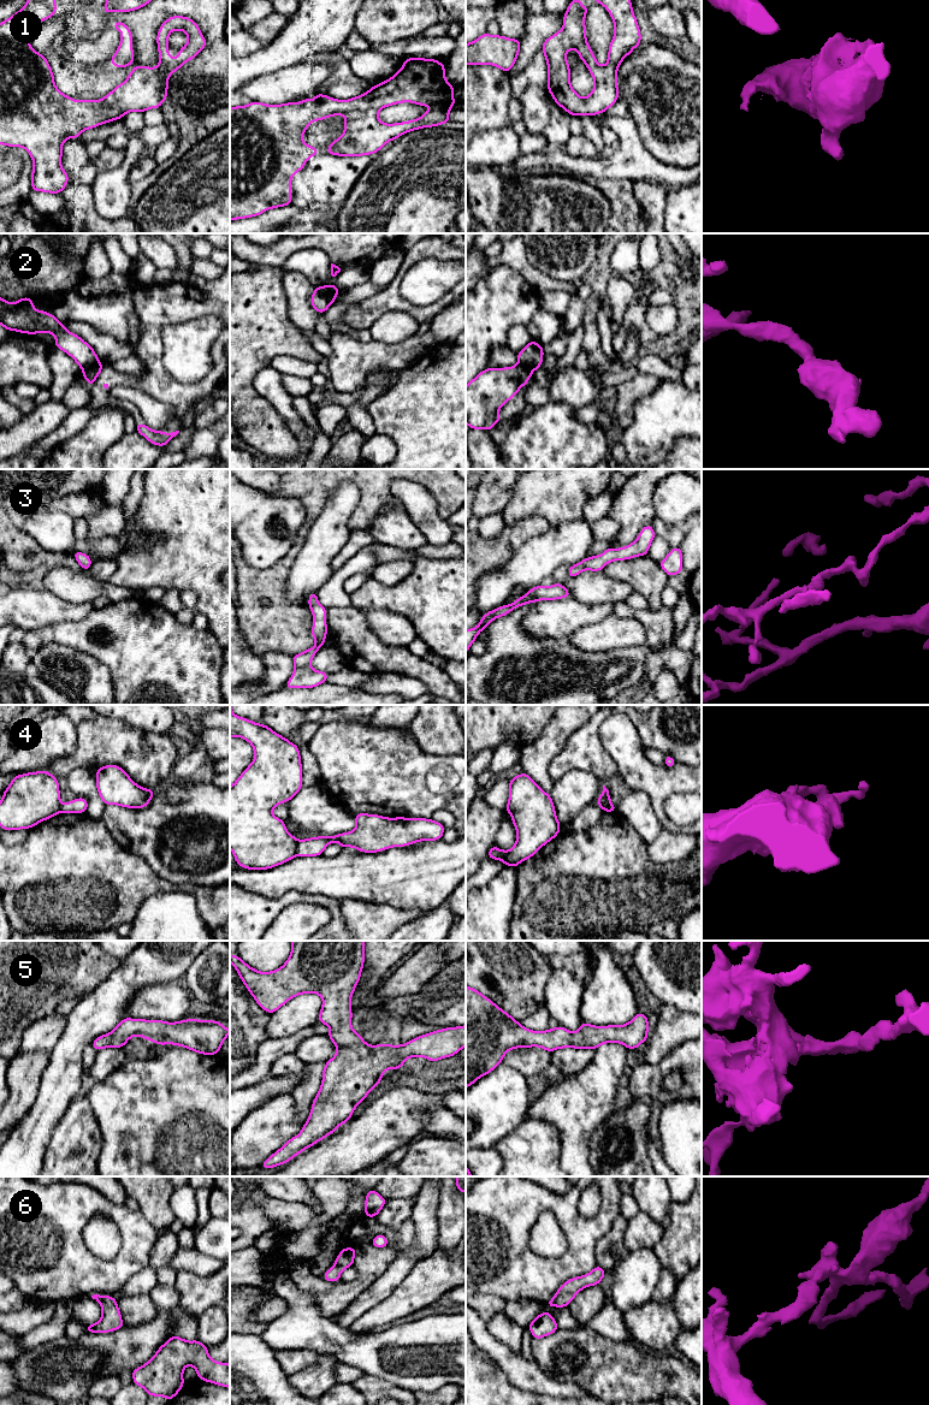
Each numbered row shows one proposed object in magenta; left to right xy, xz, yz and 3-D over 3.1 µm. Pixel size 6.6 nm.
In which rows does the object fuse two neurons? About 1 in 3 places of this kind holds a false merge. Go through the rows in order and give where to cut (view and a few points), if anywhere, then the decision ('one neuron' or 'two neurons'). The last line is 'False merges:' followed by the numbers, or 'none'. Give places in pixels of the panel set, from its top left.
1: no cut | one neuron
2: xy (99, 362), (83, 371) | two neurons
3: no cut | one neuron
4: xz (299, 841), (296, 854) | two neurons
5: no cut | one neuron
6: no cut | one neuron
False merges: 2, 4

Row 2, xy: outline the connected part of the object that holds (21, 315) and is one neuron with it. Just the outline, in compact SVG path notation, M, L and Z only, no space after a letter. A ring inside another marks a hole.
M0 297L0 325L7 331L19 333L47 332L54 334L54 346L70 355L82 370L100 363L94 349L87 342L69 332L65 324L59 322L53 314L35 310L34 301L30 297L23 297L14 303Z

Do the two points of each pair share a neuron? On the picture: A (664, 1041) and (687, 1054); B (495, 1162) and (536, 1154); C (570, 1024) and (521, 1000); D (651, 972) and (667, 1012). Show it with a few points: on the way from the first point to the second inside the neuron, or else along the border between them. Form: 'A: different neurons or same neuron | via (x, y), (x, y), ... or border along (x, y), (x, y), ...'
A: different neurons | border along (688, 1039), (674, 1047), (660, 1061), (654, 1063)
B: different neurons | border along (492, 1148), (499, 1154), (504, 1163)
C: different neurons | border along (549, 977), (545, 984), (545, 1002), (543, 1005)
D: different neurons | border along (662, 1002), (673, 1005), (688, 1013)

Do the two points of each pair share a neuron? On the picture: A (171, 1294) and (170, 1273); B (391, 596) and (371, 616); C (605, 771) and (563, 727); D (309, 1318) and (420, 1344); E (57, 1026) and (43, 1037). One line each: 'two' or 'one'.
A: two
B: two
C: two
D: one
E: one

